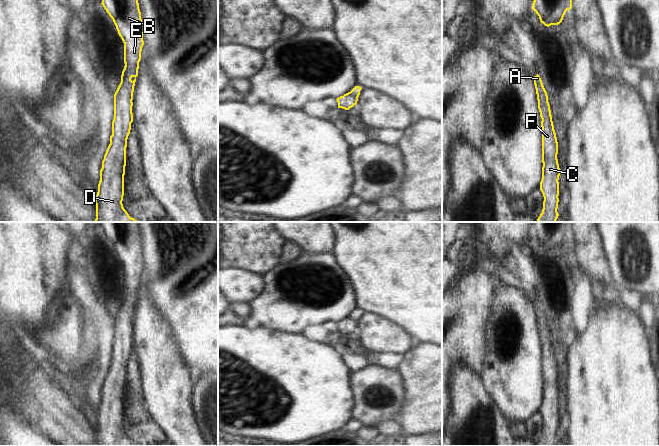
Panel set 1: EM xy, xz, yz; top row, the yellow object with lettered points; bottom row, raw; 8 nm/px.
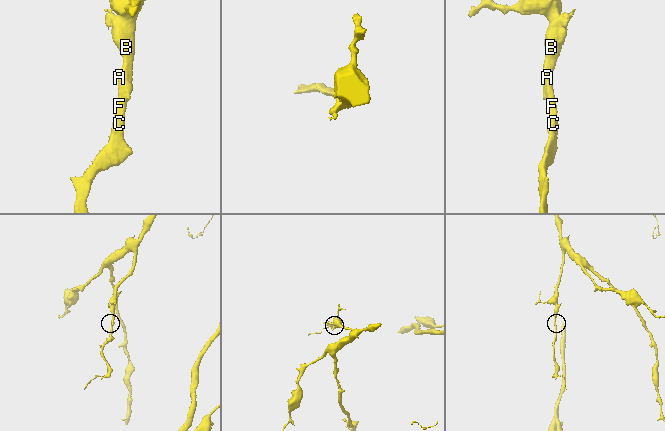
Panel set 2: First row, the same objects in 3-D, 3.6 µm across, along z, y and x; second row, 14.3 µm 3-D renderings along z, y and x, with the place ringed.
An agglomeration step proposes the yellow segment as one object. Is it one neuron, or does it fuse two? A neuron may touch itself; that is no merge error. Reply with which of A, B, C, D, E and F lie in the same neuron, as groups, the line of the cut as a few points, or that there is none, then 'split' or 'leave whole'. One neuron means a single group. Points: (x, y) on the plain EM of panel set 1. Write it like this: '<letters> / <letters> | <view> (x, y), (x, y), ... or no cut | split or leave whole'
A B C D E F | no cut | leave whole

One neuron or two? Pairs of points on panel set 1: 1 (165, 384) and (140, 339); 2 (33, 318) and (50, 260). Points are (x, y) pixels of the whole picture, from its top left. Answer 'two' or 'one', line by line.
1: one
2: one

